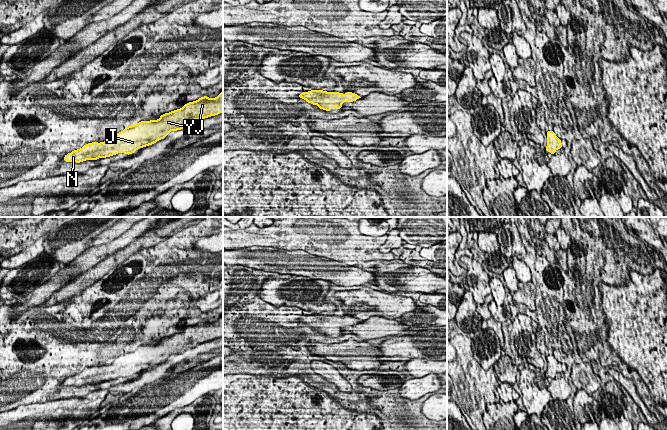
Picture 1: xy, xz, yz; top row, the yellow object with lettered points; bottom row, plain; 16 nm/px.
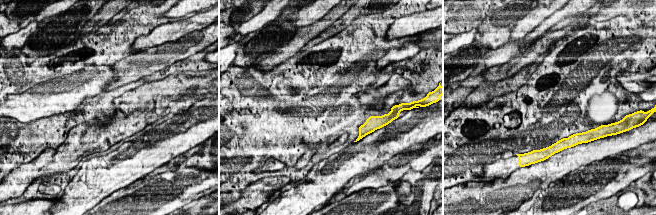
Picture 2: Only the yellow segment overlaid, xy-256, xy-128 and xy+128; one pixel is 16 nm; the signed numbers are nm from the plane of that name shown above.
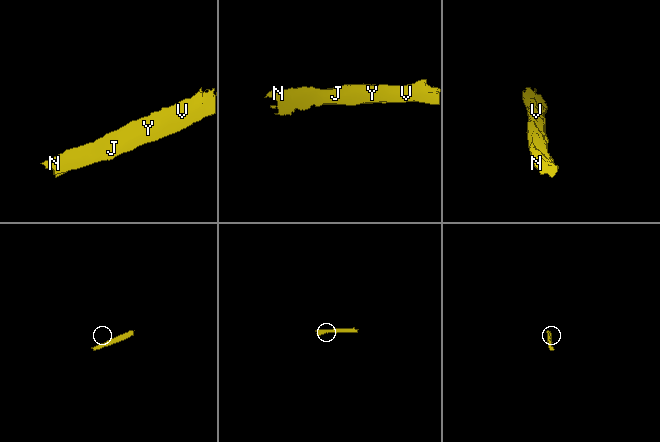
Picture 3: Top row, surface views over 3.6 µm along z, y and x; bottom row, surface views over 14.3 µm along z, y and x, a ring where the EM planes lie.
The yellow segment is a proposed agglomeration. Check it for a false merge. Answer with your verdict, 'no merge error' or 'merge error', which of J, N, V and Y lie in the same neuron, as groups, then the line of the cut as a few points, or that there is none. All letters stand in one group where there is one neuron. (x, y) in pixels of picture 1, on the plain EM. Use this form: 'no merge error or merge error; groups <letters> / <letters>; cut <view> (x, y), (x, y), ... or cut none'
no merge error; groups J N V Y; cut none

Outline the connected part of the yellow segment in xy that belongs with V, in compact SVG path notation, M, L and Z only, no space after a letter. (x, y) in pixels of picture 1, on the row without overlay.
M223 315L216 322L208 320L186 327L182 332L164 337L157 344L140 345L116 357L110 365L85 368L64 380L65 386L81 387L98 384L118 377L133 378L136 374L164 363L171 355L182 354L197 344L218 339L223 336Z

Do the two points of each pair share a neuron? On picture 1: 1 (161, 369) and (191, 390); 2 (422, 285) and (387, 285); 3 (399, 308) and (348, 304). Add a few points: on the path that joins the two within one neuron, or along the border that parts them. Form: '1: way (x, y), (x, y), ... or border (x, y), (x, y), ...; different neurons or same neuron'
1: border (201, 362), (178, 373); different neurons
2: way (413, 283), (396, 282); same neuron
3: way (386, 304), (378, 299), (361, 299); same neuron

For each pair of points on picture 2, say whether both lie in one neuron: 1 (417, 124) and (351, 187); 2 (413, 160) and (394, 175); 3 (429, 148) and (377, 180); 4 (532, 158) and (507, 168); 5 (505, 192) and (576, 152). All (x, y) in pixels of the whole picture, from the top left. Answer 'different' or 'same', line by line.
1: different
2: same
3: same
4: same
5: same

